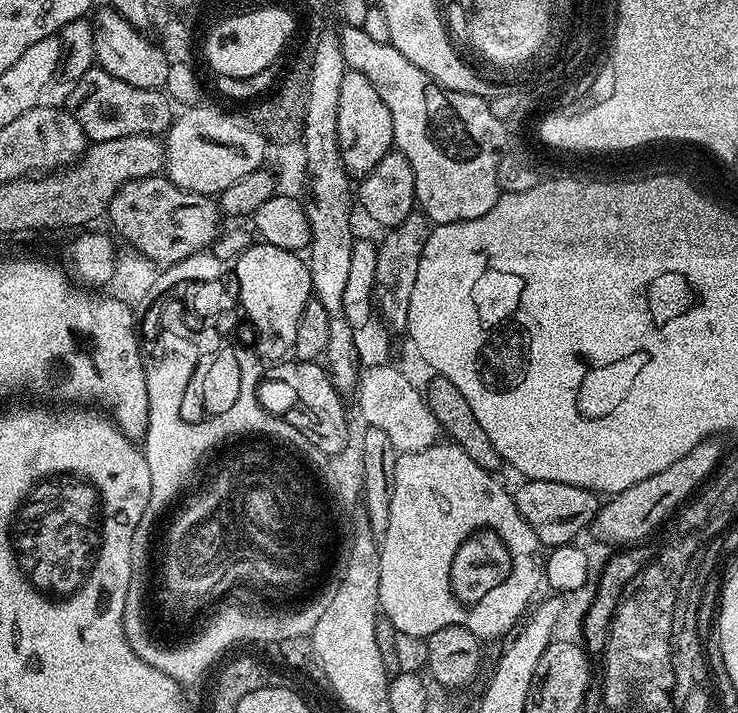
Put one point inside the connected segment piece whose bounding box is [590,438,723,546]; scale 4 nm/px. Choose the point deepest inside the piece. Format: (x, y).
(631, 515)

